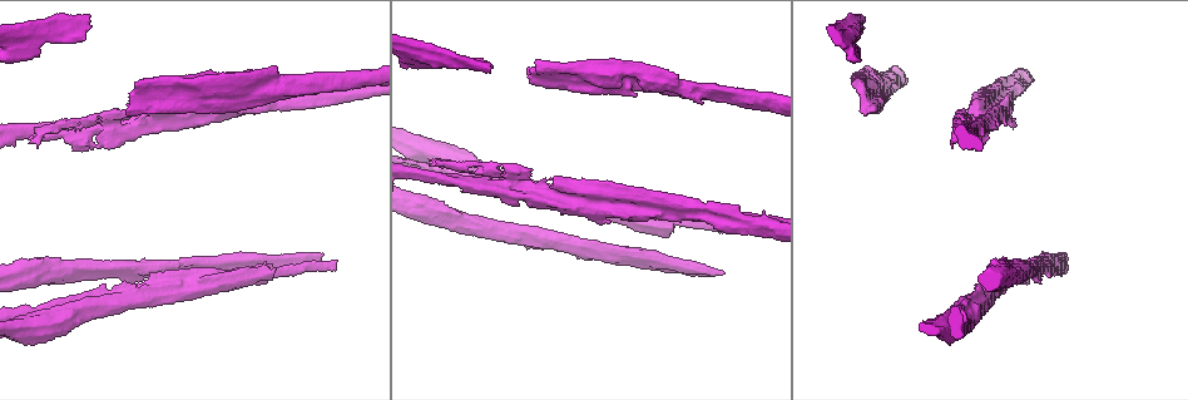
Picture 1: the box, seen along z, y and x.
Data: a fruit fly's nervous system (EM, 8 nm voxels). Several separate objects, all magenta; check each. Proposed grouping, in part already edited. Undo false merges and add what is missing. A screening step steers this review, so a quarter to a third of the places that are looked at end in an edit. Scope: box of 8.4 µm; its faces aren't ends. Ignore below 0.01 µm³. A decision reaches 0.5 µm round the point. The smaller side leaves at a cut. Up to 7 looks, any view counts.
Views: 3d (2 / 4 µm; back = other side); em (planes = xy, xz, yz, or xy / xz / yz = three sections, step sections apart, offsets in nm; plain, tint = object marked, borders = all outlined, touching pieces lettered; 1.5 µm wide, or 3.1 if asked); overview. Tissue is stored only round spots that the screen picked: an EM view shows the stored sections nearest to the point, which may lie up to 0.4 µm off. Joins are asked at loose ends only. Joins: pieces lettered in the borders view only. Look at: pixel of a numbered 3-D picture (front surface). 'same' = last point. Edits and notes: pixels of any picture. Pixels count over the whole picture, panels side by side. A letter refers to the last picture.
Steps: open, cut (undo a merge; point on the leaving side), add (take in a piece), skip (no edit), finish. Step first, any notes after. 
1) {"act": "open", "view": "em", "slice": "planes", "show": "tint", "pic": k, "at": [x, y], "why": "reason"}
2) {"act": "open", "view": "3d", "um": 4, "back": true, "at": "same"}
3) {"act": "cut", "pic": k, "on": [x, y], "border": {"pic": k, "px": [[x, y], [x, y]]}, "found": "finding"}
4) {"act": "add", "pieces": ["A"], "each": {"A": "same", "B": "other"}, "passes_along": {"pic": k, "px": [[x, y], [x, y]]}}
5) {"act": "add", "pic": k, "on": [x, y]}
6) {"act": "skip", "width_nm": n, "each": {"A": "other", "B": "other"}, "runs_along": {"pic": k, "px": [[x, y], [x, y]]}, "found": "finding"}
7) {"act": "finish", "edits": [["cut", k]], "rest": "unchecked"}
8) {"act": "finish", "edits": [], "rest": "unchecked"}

{"act": "open", "view": "em", "slice": "planes", "show": "borders", "pic": 1, "at": [324, 254], "why": "end of a long branch"}

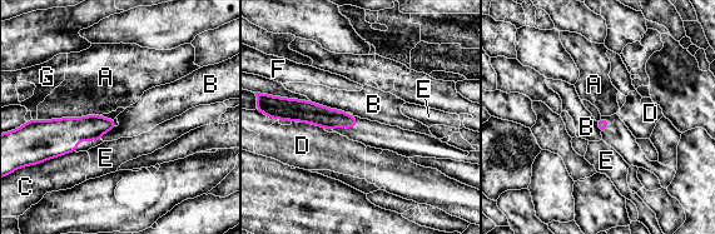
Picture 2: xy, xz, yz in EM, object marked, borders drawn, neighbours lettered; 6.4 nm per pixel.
{"act": "skip", "longest_contact_nm": ["A", 400], "each": {"A": "other", "B": "other", "C": "other", "D": "other", "E": "other", "F": "other", "G": "other"}, "found": "no lettered piece goes on from it"}

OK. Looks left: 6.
{"act": "open", "view": "3d", "um": 2, "pic": 1, "at": [641, 91], "why": "thick end"}

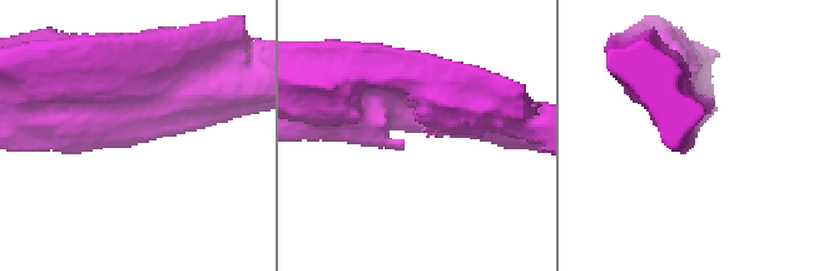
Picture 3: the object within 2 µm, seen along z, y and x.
{"act": "open", "view": "em", "slice": "planes", "show": "borders", "pic": 3, "at": [414, 131]}

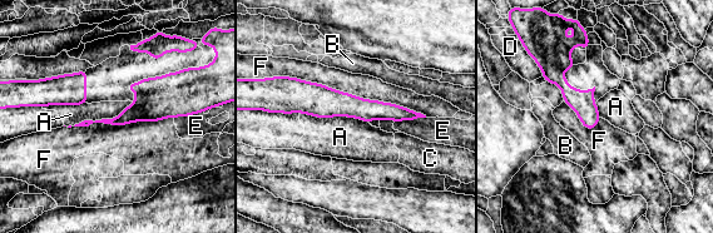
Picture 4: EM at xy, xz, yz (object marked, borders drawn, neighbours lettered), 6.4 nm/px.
{"act": "skip", "each": {"A": "other", "B": "other", "C": "other", "D": "other", "E": "other", "F": "other"}, "border": {"pic": 4, "px": [[137, 104], [112, 118], [68, 127]]}, "found": "none of them fits"}

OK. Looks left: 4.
{"act": "open", "view": "em", "slice": "yz", "step": 8, "show": "tint", "pic": 1, "at": [137, 88], "why": "closes a loop"}

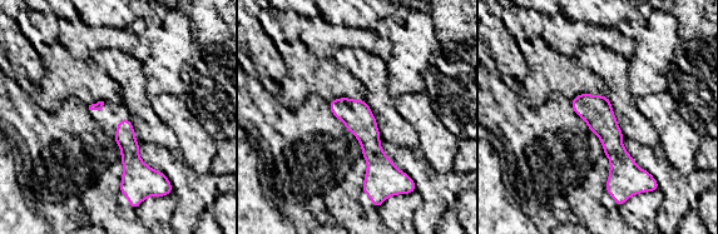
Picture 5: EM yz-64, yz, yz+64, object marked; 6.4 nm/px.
{"act": "open", "view": "em", "slice": "planes", "show": "tint", "at": "same"}

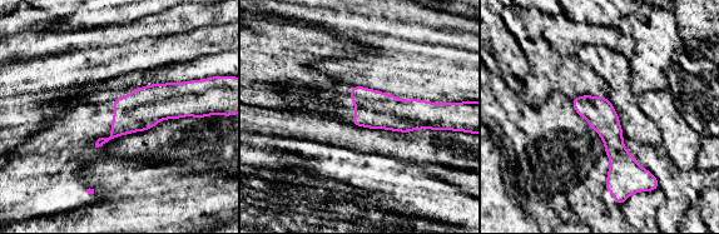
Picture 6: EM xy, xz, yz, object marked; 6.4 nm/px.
{"act": "open", "view": "em", "slice": "planes", "show": "borders", "at": "same", "why": "see the neighbours"}

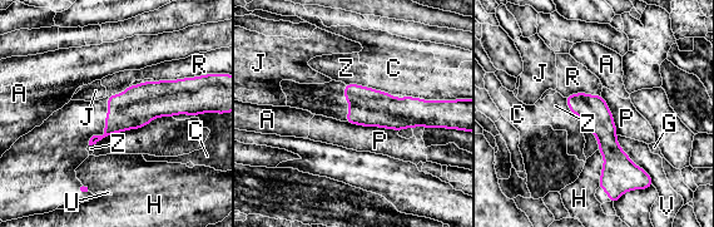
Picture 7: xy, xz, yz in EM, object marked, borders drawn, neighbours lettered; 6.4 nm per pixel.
{"act": "skip", "each": {"A": "other", "C": "other", "G": "other", "H": "other", "J": "other", "P": "other", "R": "other", "U": "other", "V": "other", "Z": "other"}, "found": "continuous, no second neuron"}

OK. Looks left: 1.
{"act": "finish", "edits": [], "rest": "unchecked"}

